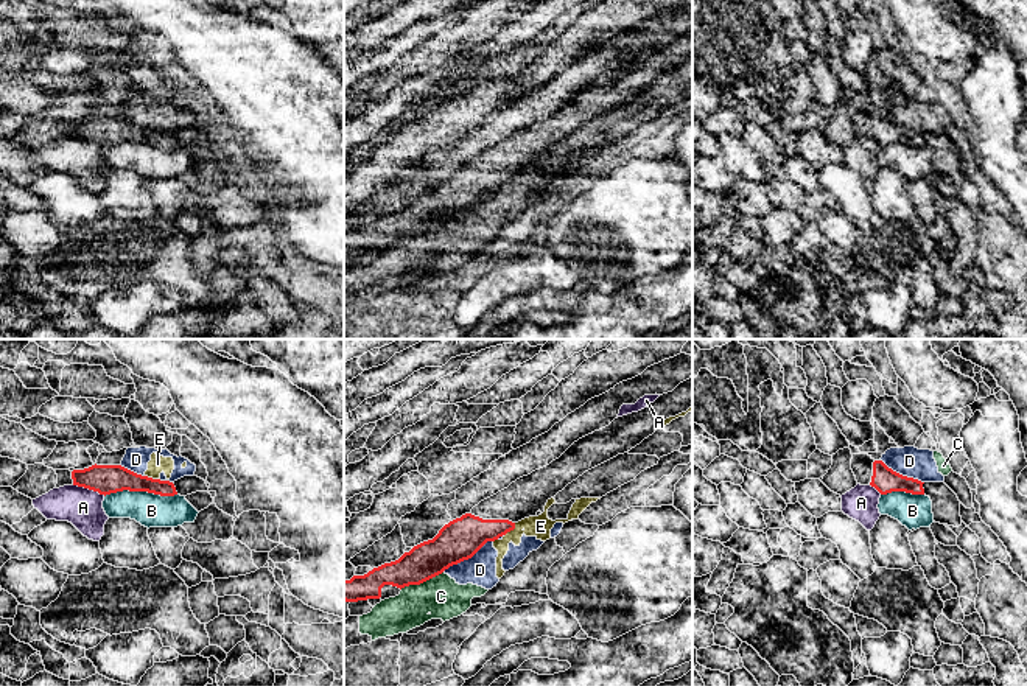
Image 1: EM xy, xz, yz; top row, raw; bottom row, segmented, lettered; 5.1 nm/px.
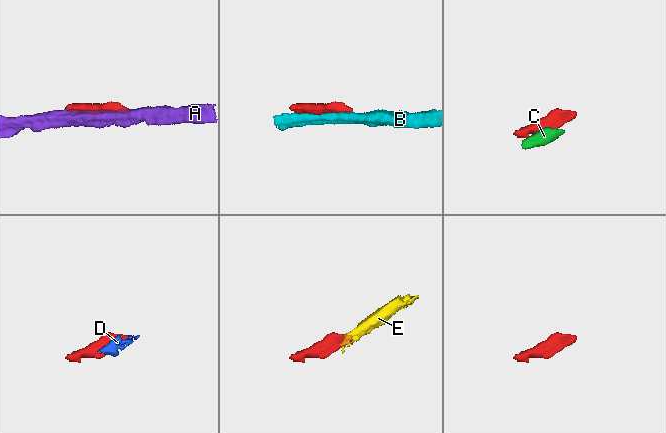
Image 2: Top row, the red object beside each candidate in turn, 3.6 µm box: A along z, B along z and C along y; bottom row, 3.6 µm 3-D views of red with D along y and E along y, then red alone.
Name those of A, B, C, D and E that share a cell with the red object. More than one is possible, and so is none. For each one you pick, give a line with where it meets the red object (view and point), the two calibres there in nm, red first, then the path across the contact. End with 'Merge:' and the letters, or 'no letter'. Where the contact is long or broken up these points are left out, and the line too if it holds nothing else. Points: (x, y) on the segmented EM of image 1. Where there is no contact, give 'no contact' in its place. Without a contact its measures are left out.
Merge: no letter

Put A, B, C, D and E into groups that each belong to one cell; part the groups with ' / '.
A / B / C D E

